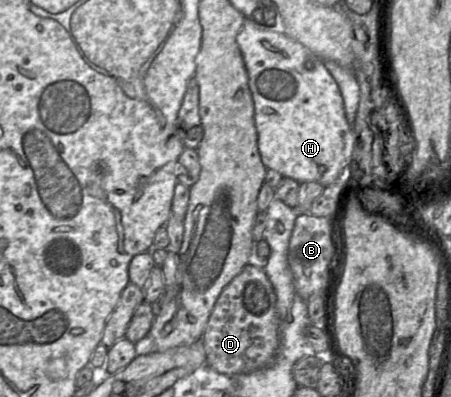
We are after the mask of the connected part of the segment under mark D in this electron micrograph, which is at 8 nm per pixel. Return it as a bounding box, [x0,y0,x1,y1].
[202,265,279,377]

